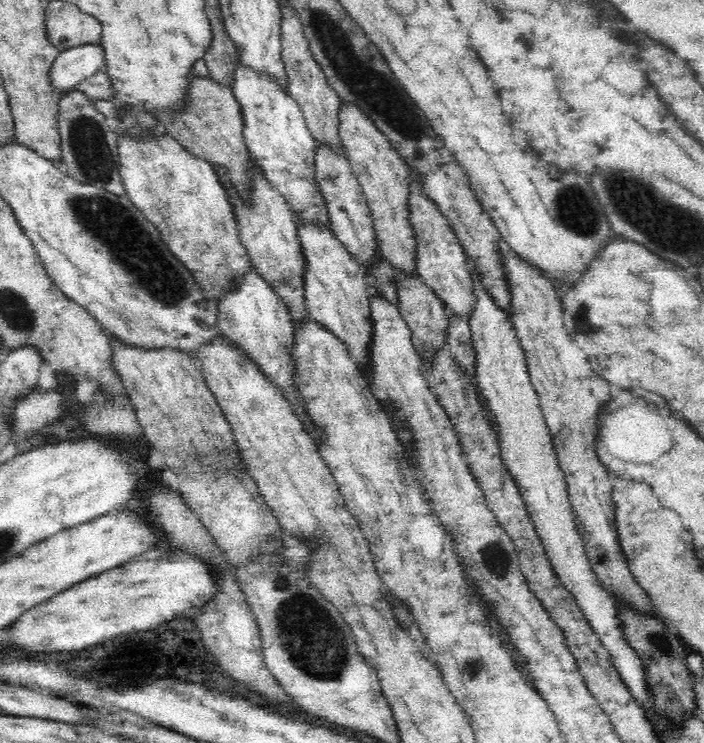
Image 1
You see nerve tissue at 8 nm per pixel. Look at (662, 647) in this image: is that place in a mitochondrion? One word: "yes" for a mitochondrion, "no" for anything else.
yes

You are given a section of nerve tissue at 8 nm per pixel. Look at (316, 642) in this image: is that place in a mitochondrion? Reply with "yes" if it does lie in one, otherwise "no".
yes

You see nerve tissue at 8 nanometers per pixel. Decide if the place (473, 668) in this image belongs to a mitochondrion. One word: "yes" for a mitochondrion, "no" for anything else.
no

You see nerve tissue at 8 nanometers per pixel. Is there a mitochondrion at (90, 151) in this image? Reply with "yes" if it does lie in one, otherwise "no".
yes

